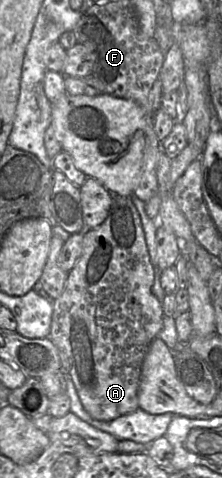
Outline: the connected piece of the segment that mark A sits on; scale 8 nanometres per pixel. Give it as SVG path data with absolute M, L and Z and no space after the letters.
M113 194L112 203L105 221L97 228L85 229L84 231L83 252L74 267L69 271L62 294L53 300L54 309L49 335L49 338L58 349L64 373L72 378L83 407L96 420L111 421L139 408L138 390L142 364L150 343L158 337L163 328L164 312L162 302L153 293L154 278L154 267L148 253L141 218L133 204L132 196Z

